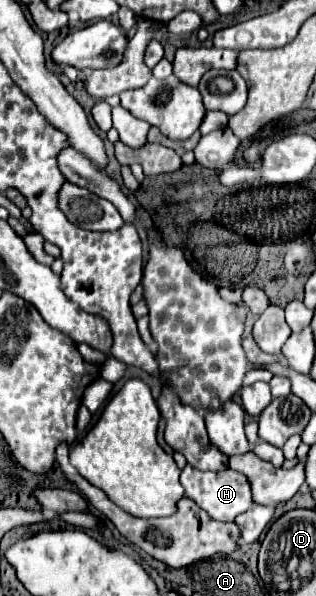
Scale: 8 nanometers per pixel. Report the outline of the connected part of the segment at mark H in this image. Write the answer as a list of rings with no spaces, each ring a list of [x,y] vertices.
[[[187,464],[181,472],[181,484],[185,488],[185,494],[189,498],[193,498],[215,520],[235,520],[239,514],[243,514],[245,510],[249,510],[255,504],[253,496],[251,496],[249,478],[243,476],[243,472],[237,472],[231,468],[225,468],[219,472],[203,472],[203,470]]]

